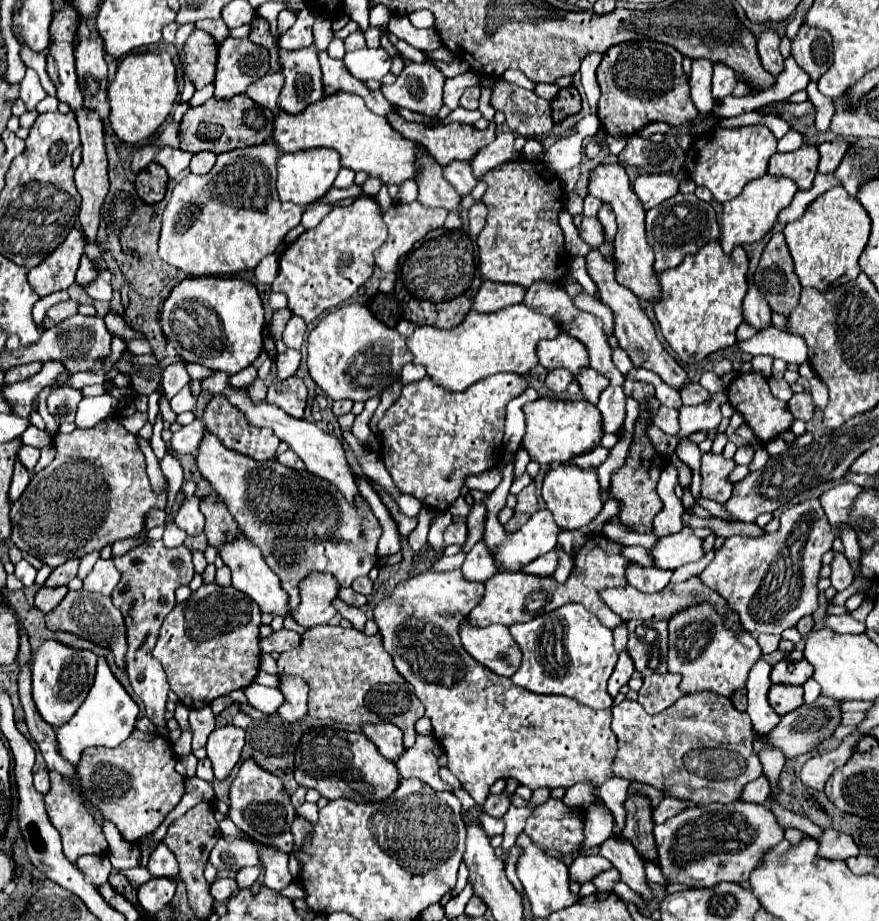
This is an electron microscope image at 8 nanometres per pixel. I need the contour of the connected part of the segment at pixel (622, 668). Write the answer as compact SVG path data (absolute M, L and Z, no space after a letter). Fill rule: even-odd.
M628 652L619 654L618 664L616 664L614 672L612 676L610 676L610 682L608 682L608 694L610 694L612 698L616 698L616 694L620 692L620 688L628 684L634 671L634 662L632 658L628 656Z

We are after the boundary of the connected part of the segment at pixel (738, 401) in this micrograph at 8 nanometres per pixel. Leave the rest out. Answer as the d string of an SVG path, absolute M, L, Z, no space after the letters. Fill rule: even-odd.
M750 372L750 374L742 374L738 376L730 386L728 386L728 398L730 398L730 404L744 416L746 424L754 430L754 434L762 440L762 442L768 442L770 438L778 436L780 432L788 430L794 422L794 416L790 414L788 406L780 400L776 400L768 388L768 382L762 374L758 372Z

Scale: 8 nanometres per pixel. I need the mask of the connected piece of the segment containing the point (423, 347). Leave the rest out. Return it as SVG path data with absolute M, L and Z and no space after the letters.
M522 302L492 314L478 314L472 310L462 324L450 330L418 326L406 344L414 354L414 364L426 366L428 376L436 384L462 392L474 382L500 372L530 372L534 366L538 366L538 342L558 334L562 334L558 316L542 314Z

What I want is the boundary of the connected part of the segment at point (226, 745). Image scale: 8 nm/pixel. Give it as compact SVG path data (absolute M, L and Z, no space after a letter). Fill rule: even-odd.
M226 724L222 728L216 728L208 736L206 752L214 766L214 776L218 780L226 778L230 770L238 764L242 748L246 744L246 730L238 728L234 724Z

